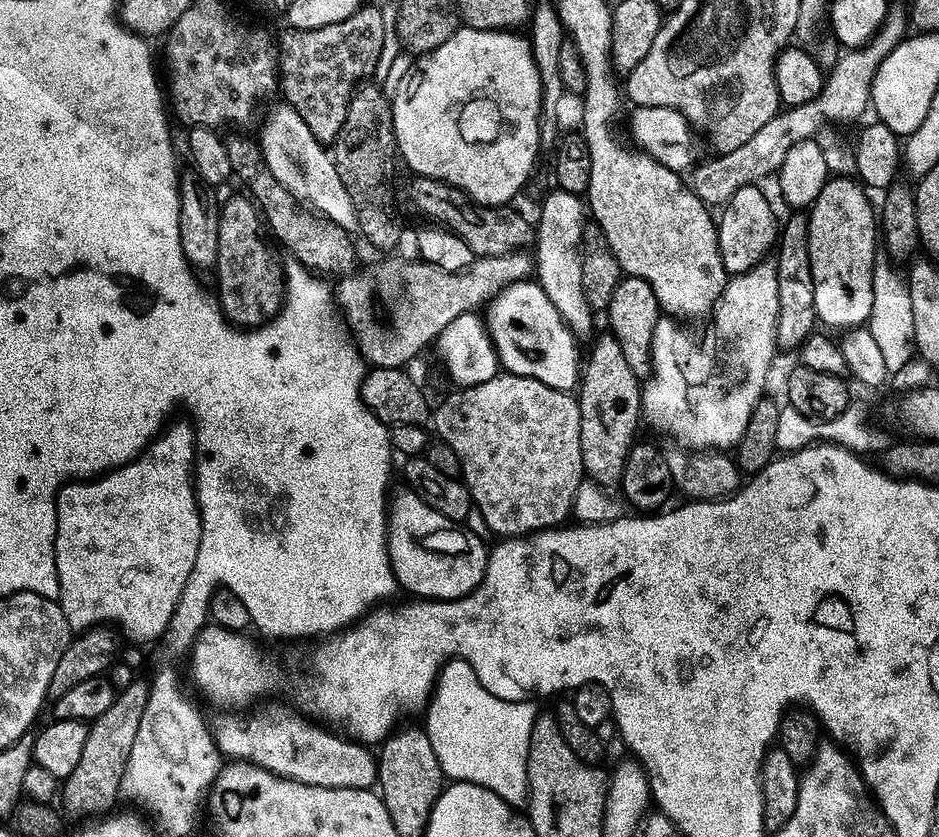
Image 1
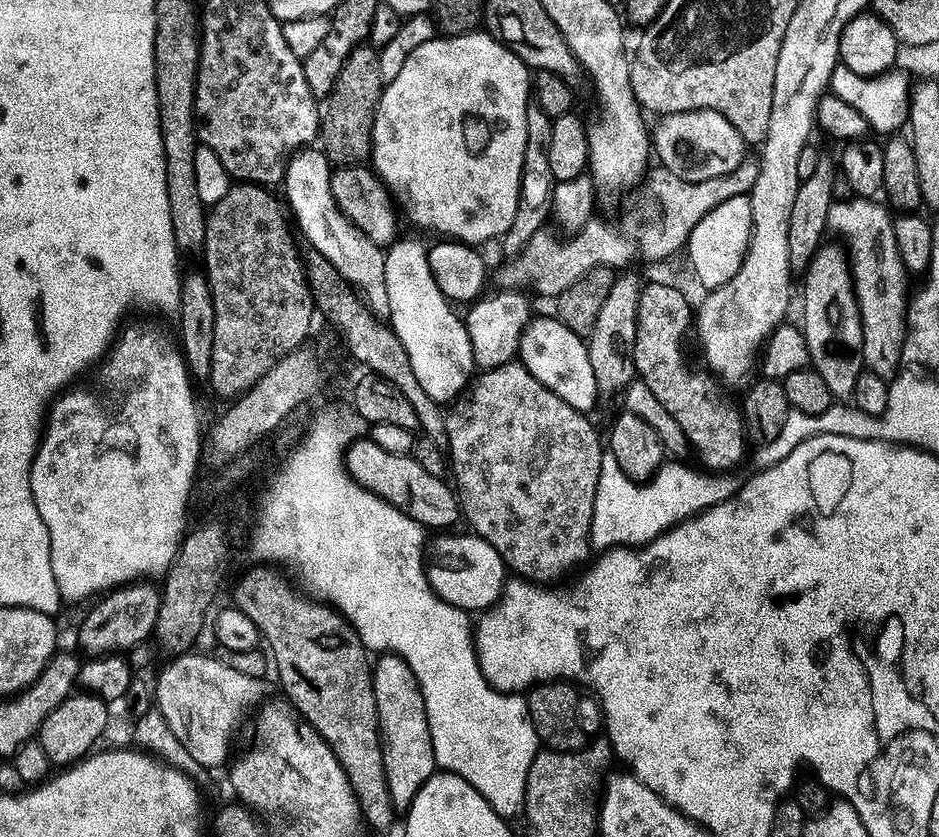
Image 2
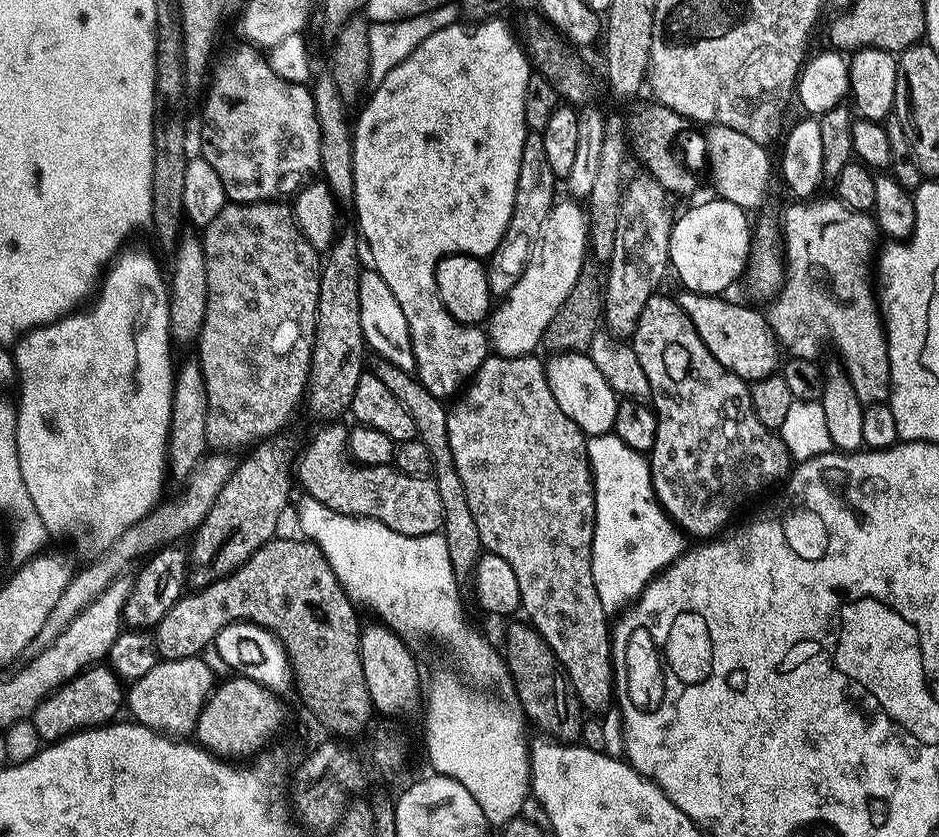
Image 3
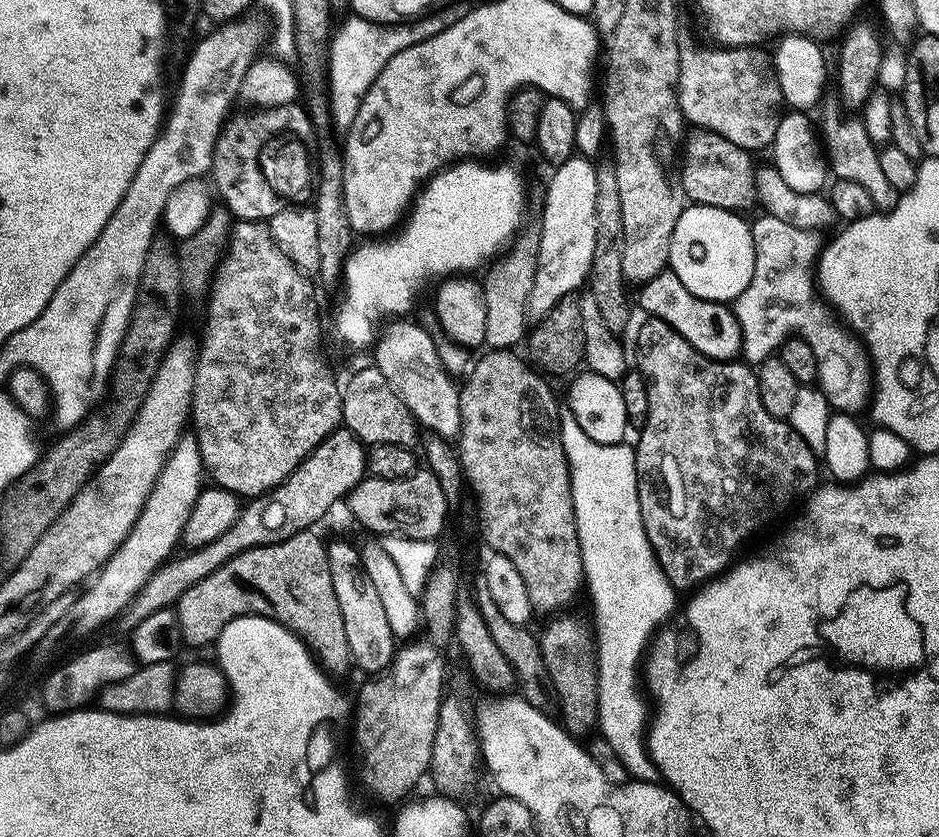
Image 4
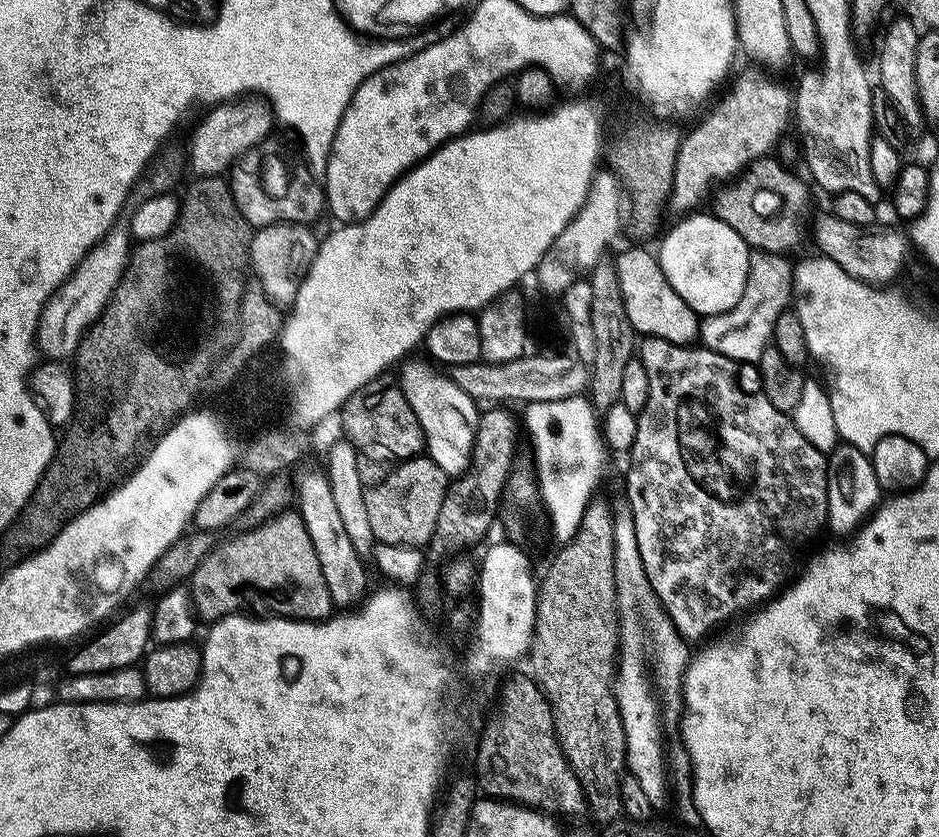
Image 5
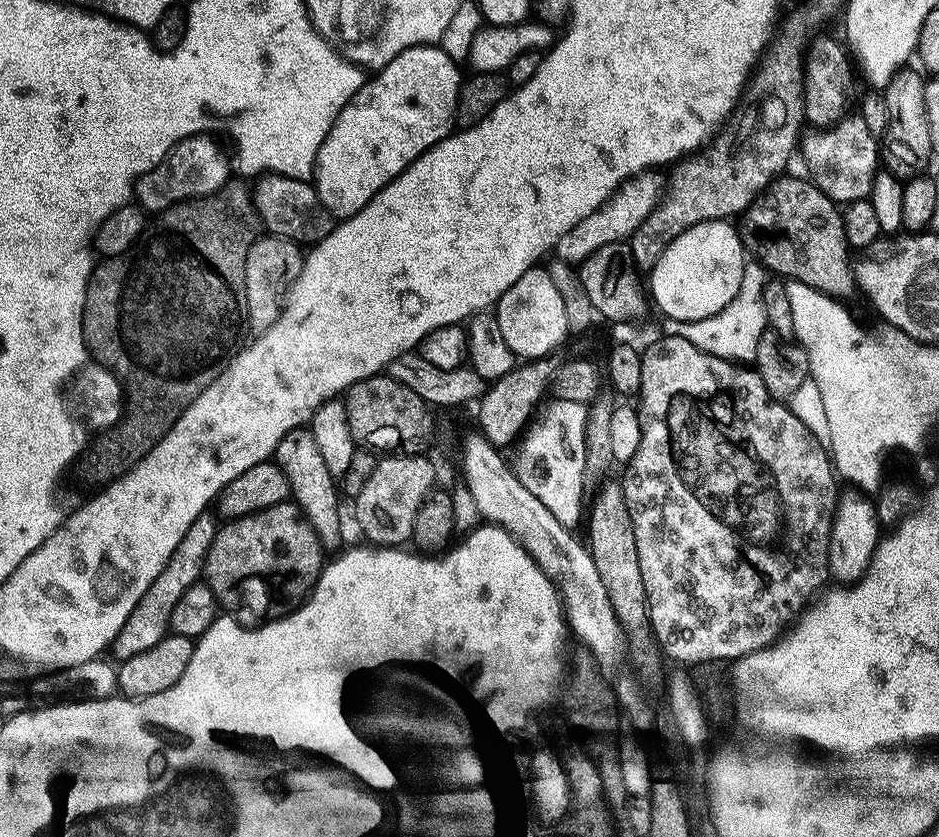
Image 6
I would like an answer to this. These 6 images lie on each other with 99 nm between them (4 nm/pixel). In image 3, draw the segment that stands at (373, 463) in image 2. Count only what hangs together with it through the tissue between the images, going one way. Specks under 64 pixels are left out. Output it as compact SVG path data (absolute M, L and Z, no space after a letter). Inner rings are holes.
M340 424L324 426L313 438L304 461L299 461L298 480L308 487L307 495L338 514L377 520L403 536L437 535L444 527L444 511L435 479L410 477L395 466L365 468L353 462L348 450L349 429Z

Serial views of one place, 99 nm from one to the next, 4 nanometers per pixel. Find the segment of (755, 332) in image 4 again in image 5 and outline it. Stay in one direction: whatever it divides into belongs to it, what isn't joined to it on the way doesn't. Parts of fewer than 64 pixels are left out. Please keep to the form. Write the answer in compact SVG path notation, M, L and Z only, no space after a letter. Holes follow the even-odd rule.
M753 251L742 302L738 302L738 306L726 314L707 317L700 325L699 343L712 352L737 360L739 364L759 365L762 354L773 343L775 323L784 312L789 311L794 300L790 287L793 265L788 262L788 256Z

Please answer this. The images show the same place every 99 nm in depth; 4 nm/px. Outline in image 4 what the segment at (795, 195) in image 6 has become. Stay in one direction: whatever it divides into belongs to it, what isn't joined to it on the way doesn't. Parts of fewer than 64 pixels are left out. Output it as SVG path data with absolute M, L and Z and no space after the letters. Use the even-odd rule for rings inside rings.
M692 130L682 145L682 179L684 195L693 205L710 206L737 214L747 213L747 208L757 207L756 175L753 153L734 146L726 138L713 132Z

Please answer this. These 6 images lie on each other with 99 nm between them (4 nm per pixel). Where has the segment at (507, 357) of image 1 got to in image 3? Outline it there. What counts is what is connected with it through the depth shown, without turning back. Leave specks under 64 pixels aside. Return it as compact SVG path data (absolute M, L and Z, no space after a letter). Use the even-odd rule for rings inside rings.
M556 354L551 359L546 364L548 381L550 390L554 390L554 398L558 398L558 406L562 406L562 414L566 414L566 418L577 424L589 438L609 435L616 426L620 400L610 382L602 378L602 370L594 366L591 355Z

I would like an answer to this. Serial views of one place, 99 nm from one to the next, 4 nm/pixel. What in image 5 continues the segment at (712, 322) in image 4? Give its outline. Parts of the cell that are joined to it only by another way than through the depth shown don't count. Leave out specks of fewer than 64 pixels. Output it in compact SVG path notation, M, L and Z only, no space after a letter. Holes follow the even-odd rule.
M632 246L629 252L624 252L620 257L614 260L616 266L616 274L618 276L618 286L622 290L622 298L626 302L626 314L632 323L632 329L641 337L662 338L671 344L682 344L692 346L697 343L700 333L701 317L688 305L685 300L678 298L678 294L674 290L674 286L670 286L670 282L666 278L666 274L662 270L659 259L655 255L652 256L647 252L647 247Z

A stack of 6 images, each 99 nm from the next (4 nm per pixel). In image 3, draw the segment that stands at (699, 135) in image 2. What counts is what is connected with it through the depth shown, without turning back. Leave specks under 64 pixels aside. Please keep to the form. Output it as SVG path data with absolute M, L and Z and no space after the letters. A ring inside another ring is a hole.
M713 125L707 132L712 184L717 191L717 197L747 212L754 212L762 207L768 198L768 191L772 188L772 160L768 157L769 149L754 142L746 134L724 125Z

